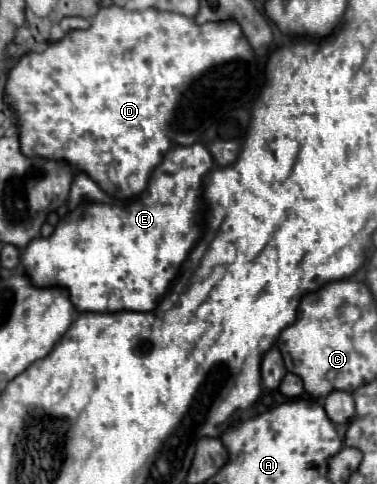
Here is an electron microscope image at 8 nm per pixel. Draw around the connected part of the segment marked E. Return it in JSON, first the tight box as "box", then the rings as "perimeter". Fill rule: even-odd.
{"box":[21,146,213,312],"perimeter":[[[175,146],[153,170],[147,188],[131,200],[109,198],[87,174],[77,174],[71,184],[67,216],[49,238],[31,240],[21,252],[23,274],[35,288],[67,288],[77,312],[151,312],[201,236],[201,182],[211,168],[213,158],[205,146]]]}

